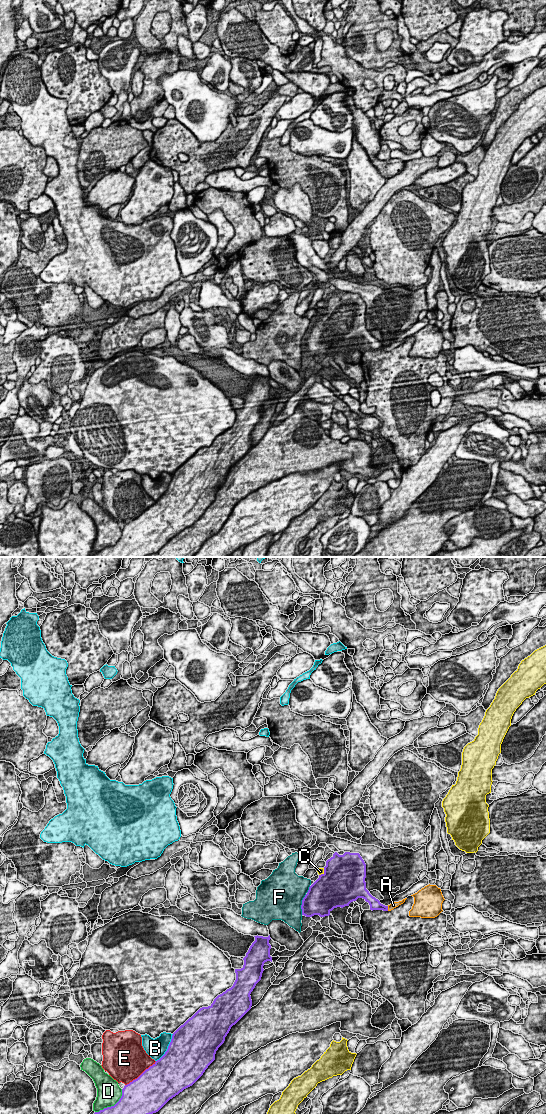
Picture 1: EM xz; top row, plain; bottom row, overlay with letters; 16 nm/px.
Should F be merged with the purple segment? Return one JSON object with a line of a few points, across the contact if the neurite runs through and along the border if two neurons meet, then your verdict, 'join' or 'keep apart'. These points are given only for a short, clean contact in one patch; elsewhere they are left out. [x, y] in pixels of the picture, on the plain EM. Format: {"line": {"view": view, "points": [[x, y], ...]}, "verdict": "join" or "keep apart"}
{"verdict": "keep apart"}

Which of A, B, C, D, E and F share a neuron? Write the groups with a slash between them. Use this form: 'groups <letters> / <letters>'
groups A / B / C / D / E / F

